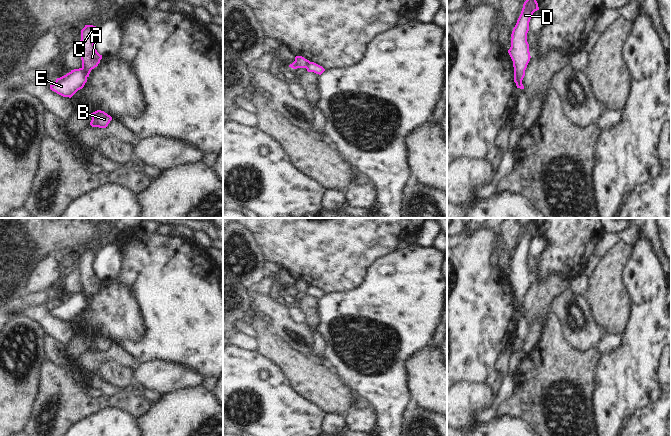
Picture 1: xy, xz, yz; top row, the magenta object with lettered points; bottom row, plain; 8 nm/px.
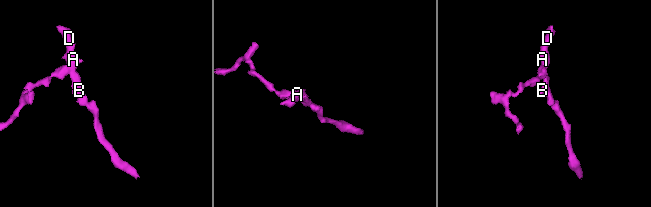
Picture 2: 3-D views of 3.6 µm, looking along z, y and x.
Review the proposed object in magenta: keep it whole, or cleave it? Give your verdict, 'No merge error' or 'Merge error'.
Merge error.

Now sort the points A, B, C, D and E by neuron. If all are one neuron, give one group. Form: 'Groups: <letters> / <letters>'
Groups: A B C D / E.

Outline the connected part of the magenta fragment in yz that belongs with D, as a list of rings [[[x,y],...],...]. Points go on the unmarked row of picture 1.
[[[529,221],[523,228],[521,238],[511,258],[511,271],[508,277],[513,285],[514,296],[518,301],[516,310],[520,313],[524,313],[522,304],[531,282],[527,266],[529,246],[533,237],[537,234],[539,234],[539,231],[535,221]]]

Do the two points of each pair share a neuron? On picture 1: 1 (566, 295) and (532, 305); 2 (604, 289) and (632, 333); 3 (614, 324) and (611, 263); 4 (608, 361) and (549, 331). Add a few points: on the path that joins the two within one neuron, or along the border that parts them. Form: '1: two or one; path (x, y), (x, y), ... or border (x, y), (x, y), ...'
1: two; border (568, 283), (552, 297), (549, 309)
2: two; border (629, 300), (629, 315), (622, 331)
3: one; path (611, 309), (611, 278)
4: two; border (601, 355), (595, 367), (594, 380)

